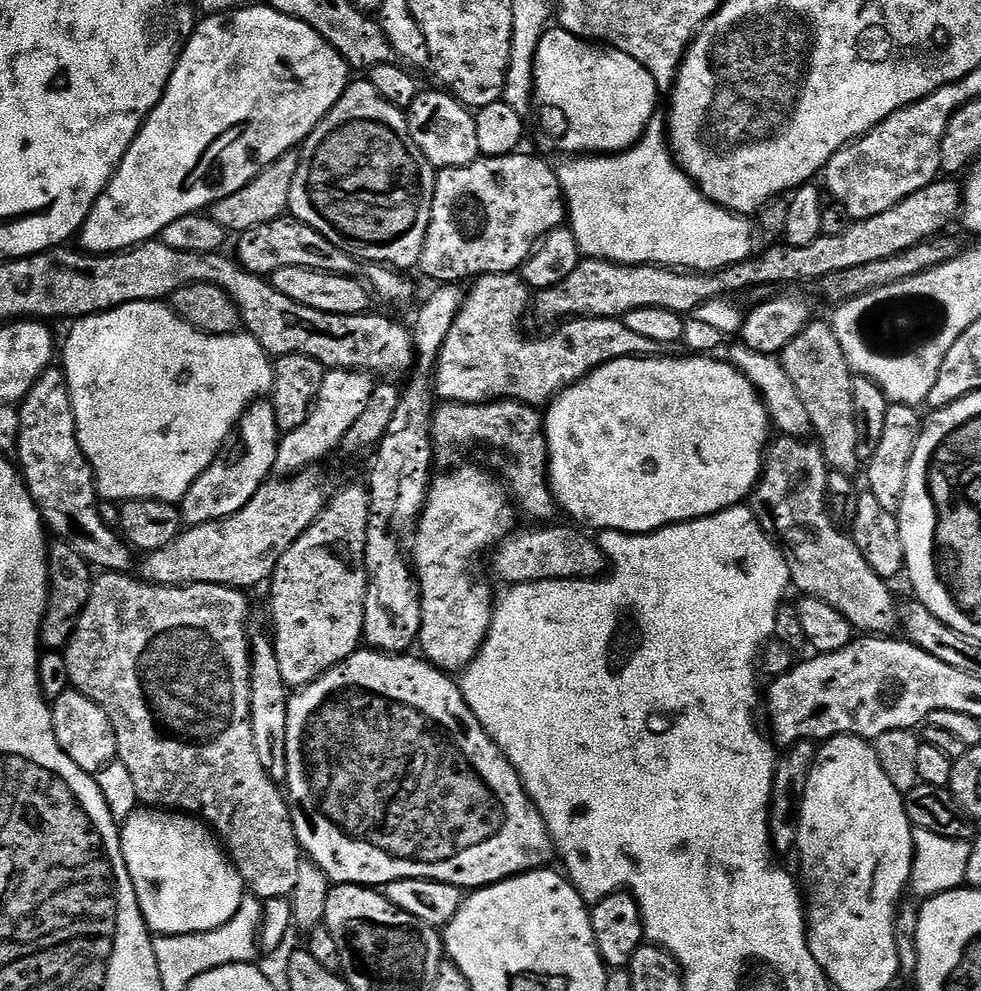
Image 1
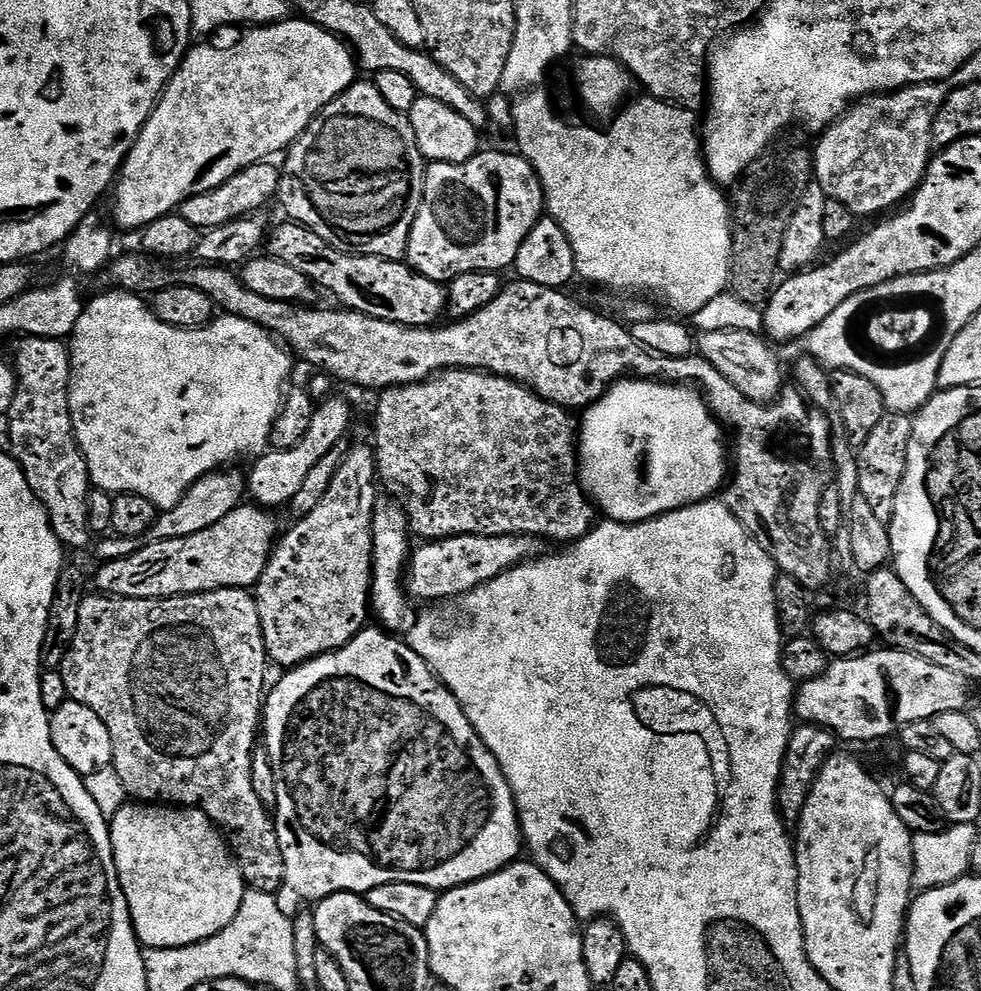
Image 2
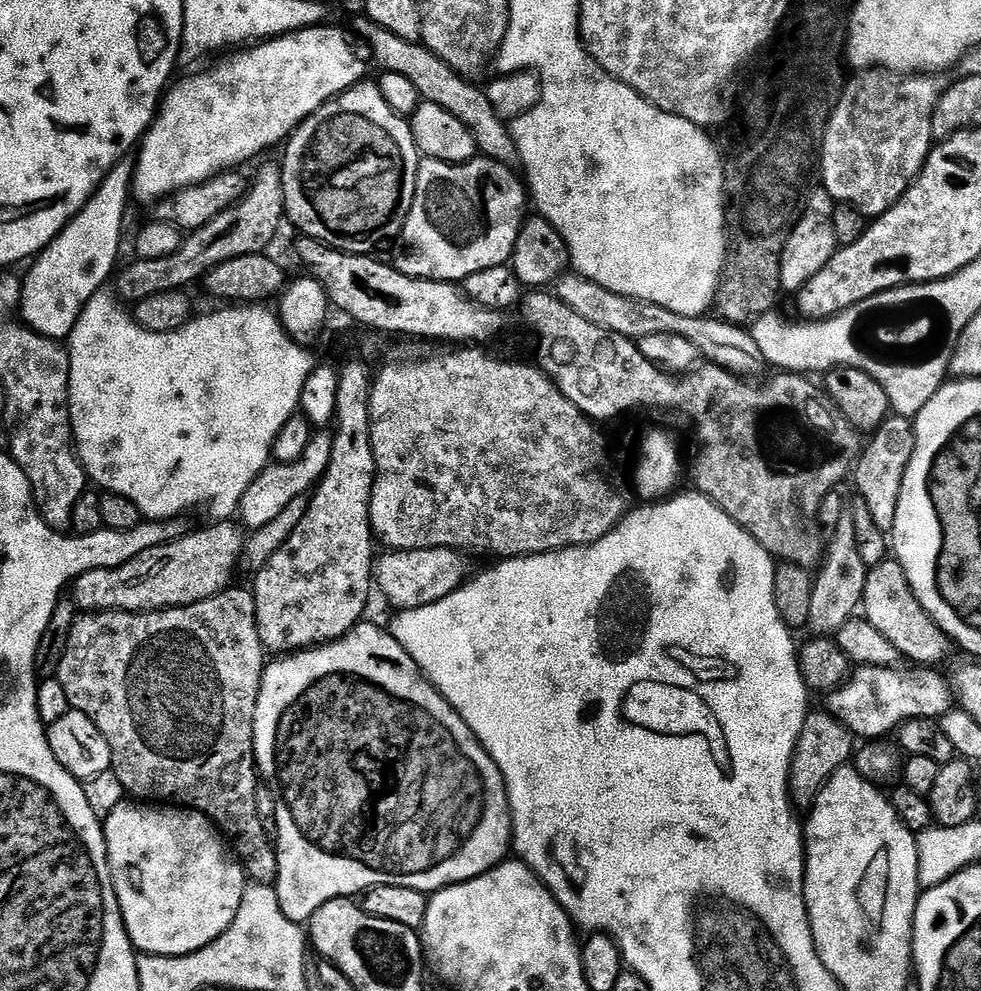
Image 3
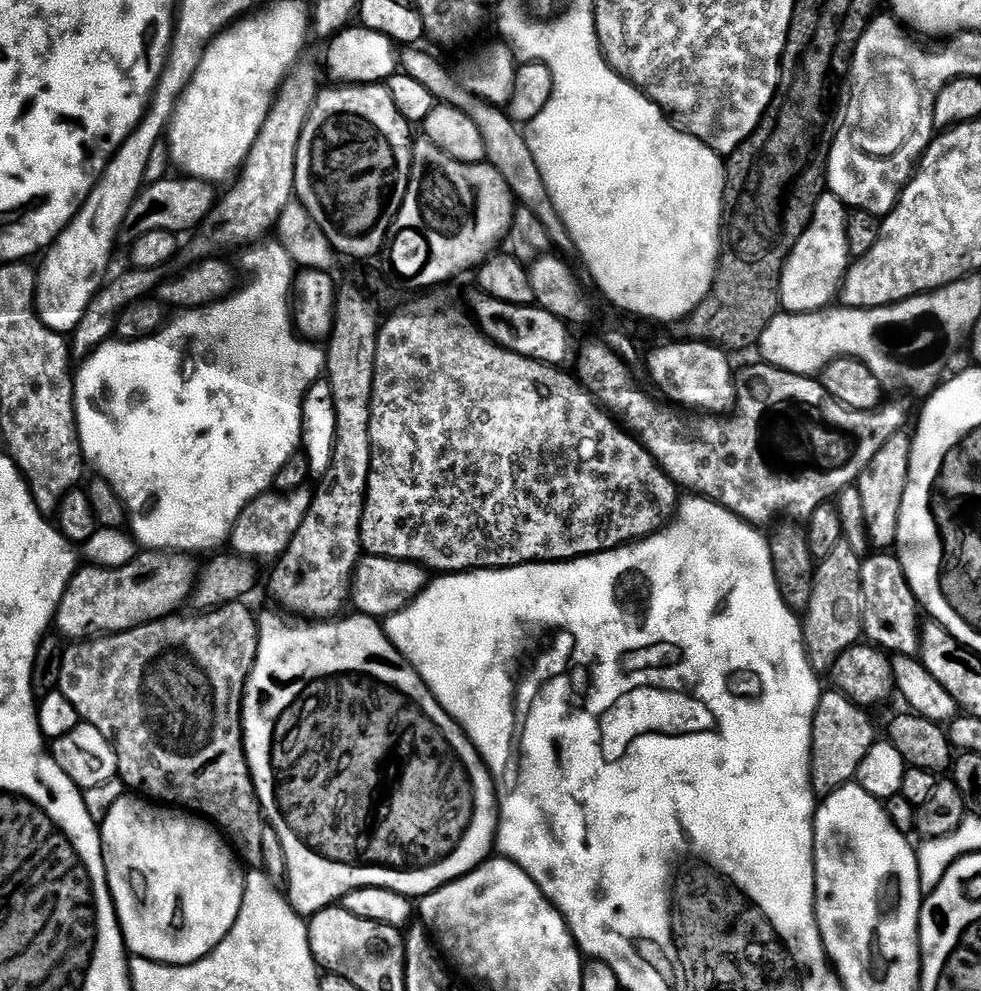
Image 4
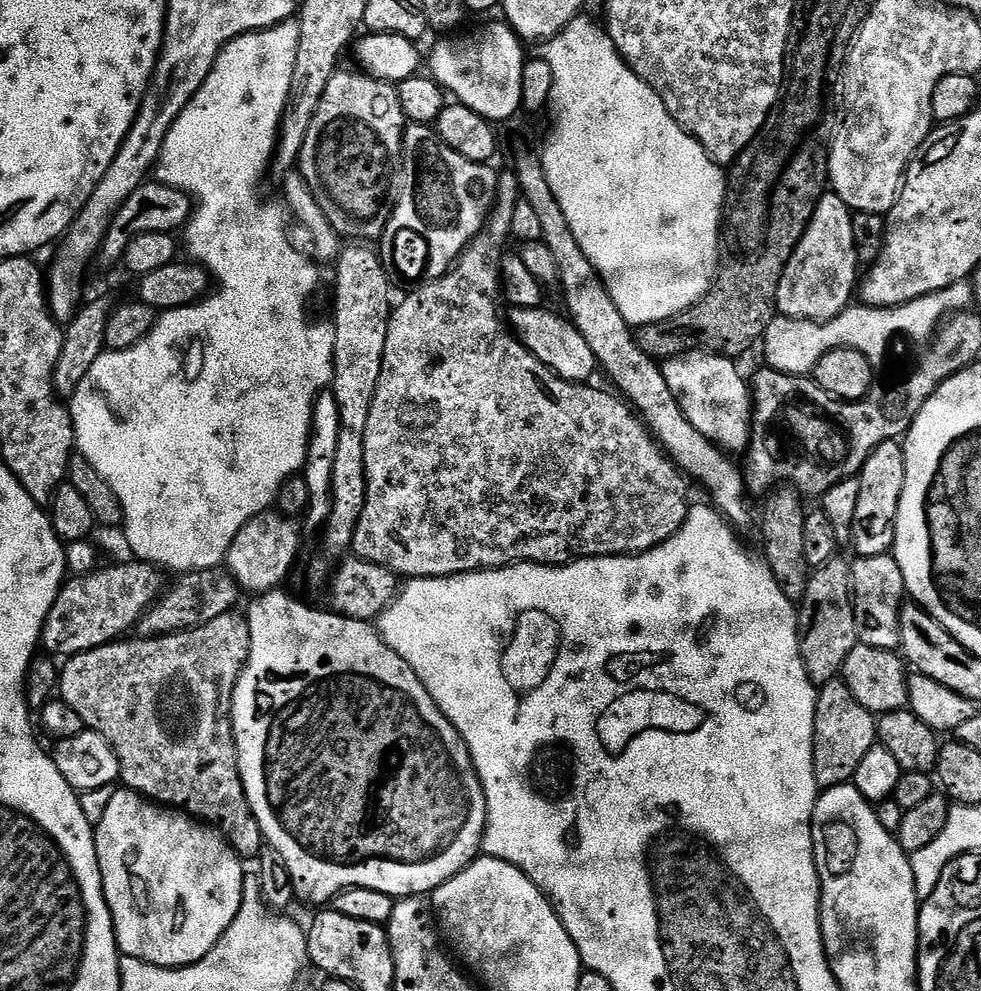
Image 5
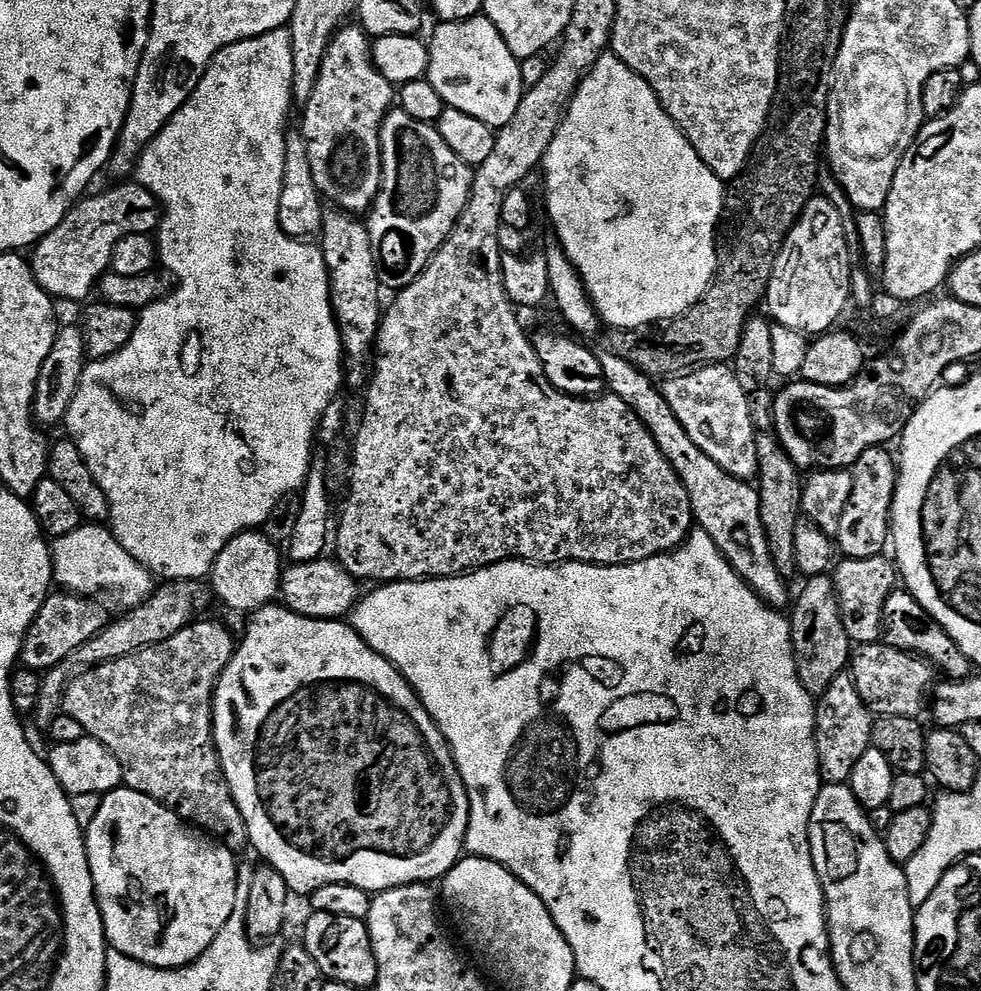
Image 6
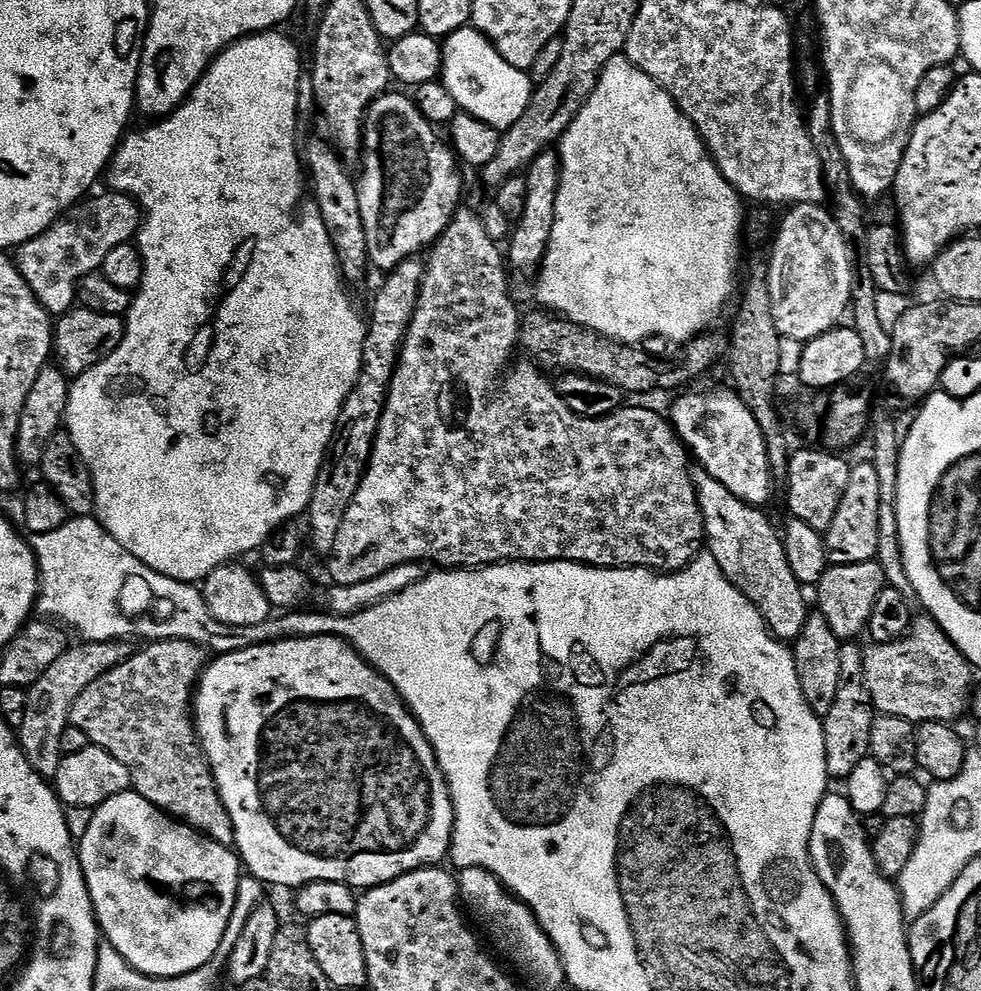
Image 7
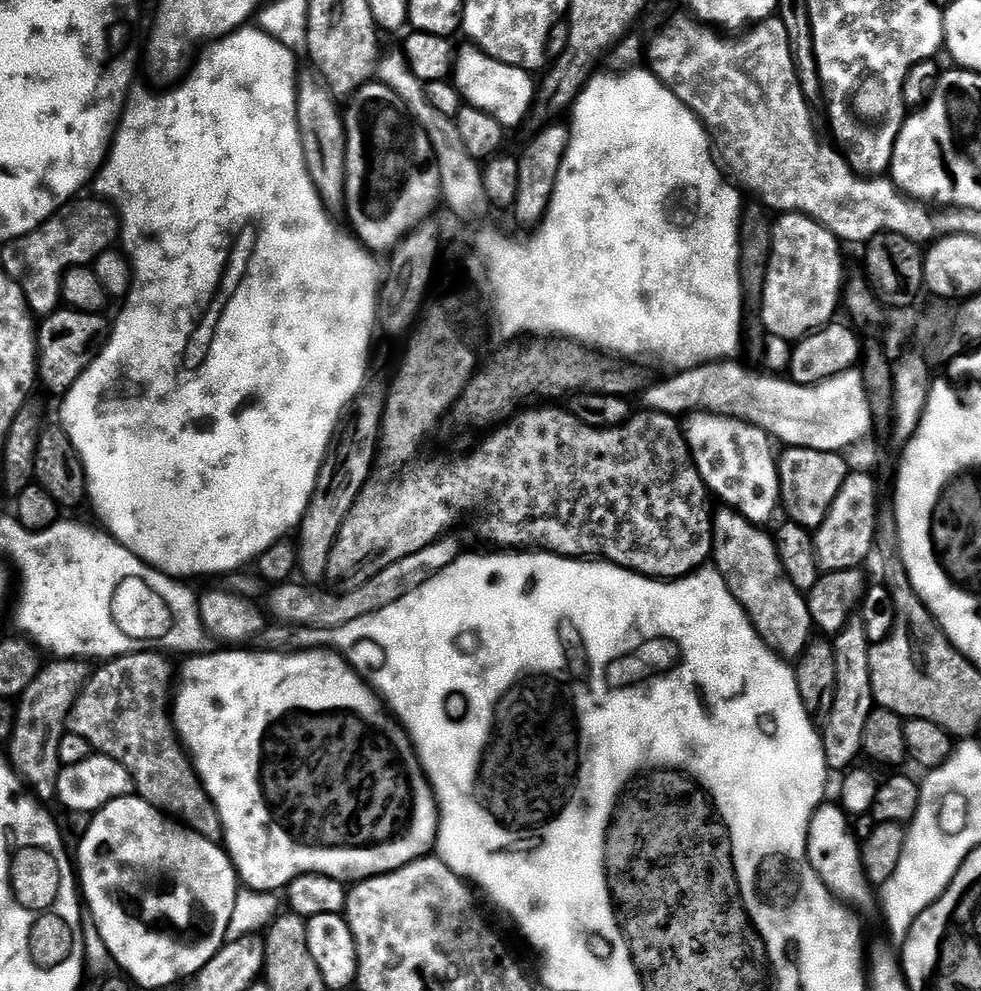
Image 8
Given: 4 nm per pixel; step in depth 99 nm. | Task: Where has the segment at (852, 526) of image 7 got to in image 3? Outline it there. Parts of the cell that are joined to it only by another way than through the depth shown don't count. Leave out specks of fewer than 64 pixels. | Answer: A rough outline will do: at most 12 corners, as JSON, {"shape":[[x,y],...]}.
{"shape":[[889,415],[854,480],[878,530],[891,533],[916,433]]}

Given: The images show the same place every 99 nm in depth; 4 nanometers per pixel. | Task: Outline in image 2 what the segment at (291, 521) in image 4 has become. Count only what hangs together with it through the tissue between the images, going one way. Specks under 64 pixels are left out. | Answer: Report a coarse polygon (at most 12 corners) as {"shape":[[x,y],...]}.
{"shape":[[328,398],[306,438],[268,450],[246,476],[259,507],[276,510],[341,443],[352,408]]}

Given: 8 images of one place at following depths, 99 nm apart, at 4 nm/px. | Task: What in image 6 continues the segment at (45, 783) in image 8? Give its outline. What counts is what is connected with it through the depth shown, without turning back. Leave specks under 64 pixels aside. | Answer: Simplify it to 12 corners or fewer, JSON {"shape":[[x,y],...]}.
{"shape":[[173,580],[43,673],[34,719],[100,664],[174,638],[205,615],[204,580]]}

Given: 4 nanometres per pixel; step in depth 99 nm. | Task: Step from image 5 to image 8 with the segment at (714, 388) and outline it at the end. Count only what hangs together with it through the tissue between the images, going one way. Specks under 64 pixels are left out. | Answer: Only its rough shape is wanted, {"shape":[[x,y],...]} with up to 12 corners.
{"shape":[[741,420],[686,435],[709,493],[749,523],[781,507],[778,452]]}

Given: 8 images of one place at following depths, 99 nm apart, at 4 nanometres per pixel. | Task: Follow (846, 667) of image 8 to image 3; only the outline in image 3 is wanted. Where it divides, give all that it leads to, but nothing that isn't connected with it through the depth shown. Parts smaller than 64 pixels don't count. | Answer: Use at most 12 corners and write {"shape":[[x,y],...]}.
{"shape":[[809,711],[788,788],[797,809],[854,756],[839,715]]}

